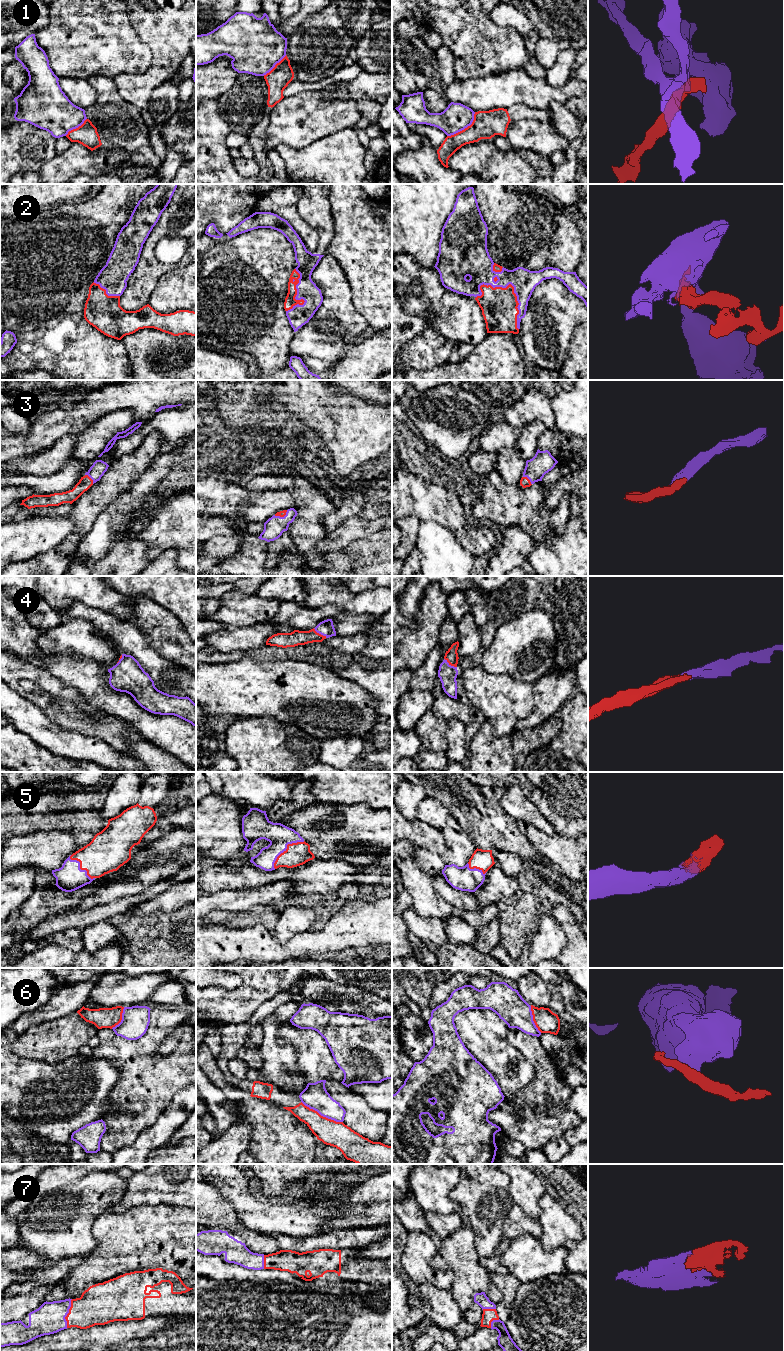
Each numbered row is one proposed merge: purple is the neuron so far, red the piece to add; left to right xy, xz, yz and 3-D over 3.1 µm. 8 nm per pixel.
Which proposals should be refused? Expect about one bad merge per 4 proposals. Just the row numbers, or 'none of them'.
1, 6

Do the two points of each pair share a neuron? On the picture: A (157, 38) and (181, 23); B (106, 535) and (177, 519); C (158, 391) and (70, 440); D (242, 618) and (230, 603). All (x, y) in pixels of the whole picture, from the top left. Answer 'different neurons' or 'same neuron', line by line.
A: same neuron
B: different neurons
C: different neurons
D: same neuron

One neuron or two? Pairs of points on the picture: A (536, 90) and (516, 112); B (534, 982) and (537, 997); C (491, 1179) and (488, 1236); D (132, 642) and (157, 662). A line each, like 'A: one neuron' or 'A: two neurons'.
A: two neurons
B: one neuron
C: two neurons
D: one neuron

